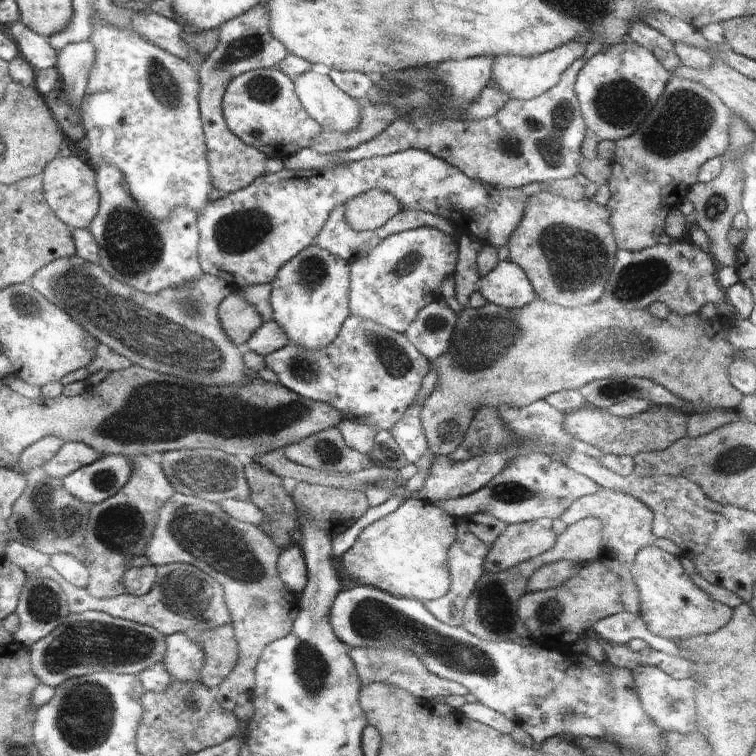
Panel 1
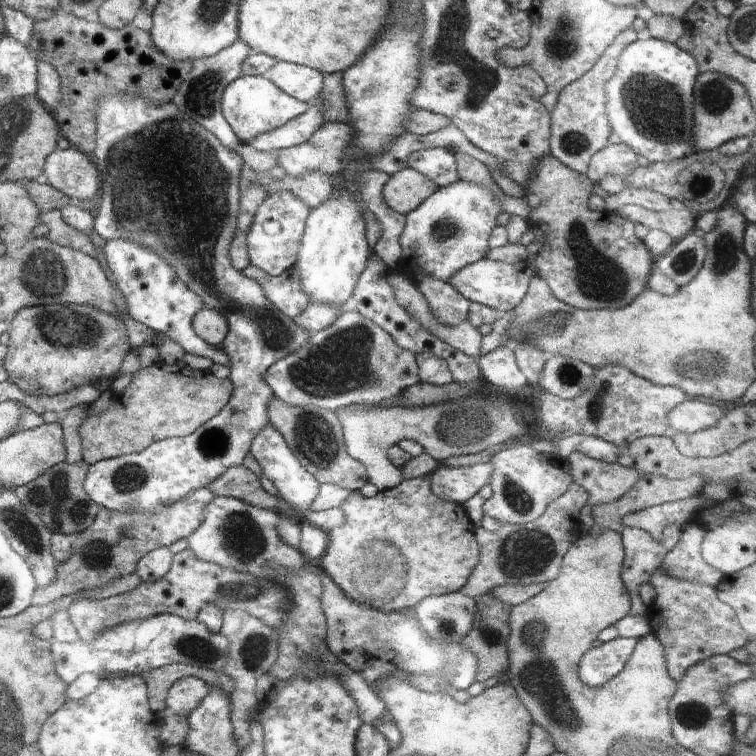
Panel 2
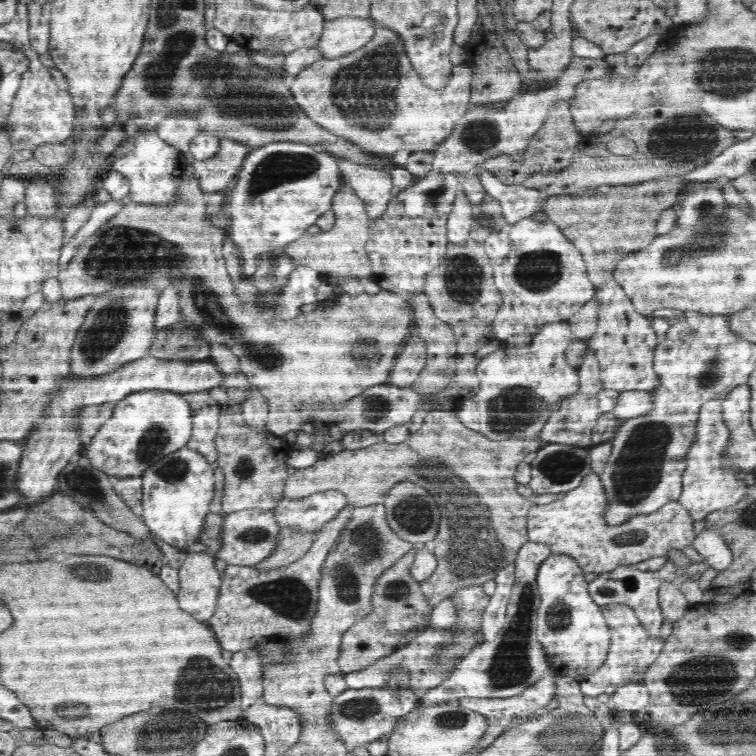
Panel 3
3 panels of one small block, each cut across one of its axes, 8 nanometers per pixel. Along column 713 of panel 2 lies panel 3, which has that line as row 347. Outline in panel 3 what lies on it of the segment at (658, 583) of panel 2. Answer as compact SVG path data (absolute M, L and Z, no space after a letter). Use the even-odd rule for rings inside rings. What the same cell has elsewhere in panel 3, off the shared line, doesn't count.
M614 279L602 284L602 288L596 288L593 298L599 303L598 328L594 336L584 341L587 348L596 353L604 389L613 389L620 393L656 389L661 384L653 367L658 340L650 318L634 310L630 298Z

